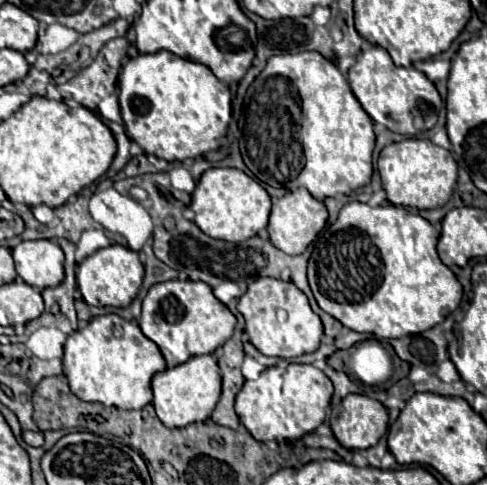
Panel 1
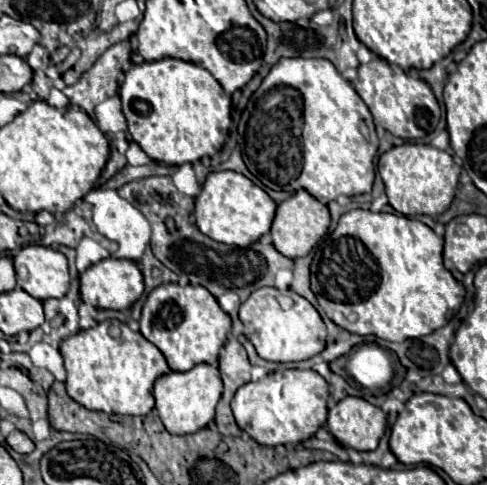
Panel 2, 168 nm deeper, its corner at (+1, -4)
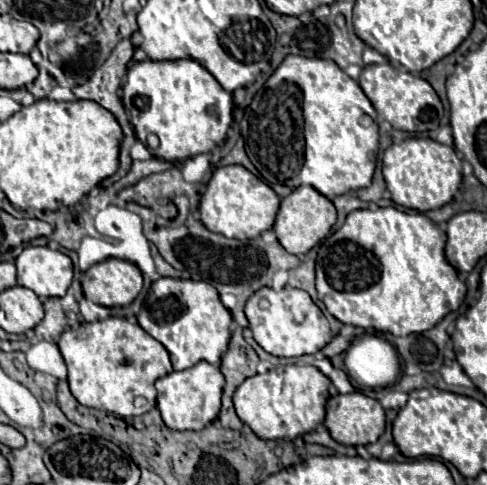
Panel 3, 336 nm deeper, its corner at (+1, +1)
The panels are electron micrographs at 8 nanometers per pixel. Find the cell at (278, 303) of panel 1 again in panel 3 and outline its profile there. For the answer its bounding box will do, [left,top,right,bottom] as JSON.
[246,288,330,356]

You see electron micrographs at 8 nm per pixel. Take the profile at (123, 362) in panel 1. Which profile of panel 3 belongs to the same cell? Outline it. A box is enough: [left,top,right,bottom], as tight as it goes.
[58,316,172,416]

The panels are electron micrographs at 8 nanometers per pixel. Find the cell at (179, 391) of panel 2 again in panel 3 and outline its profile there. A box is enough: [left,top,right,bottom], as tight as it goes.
[156,362,224,430]

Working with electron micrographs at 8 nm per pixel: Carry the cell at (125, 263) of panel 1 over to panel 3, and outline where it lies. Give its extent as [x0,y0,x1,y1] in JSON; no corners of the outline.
[82,258,142,308]

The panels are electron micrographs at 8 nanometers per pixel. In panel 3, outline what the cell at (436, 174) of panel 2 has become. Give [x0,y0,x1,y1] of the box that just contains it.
[384,138,462,210]

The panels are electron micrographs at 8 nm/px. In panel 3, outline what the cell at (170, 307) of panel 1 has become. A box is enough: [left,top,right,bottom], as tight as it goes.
[138,278,232,370]

